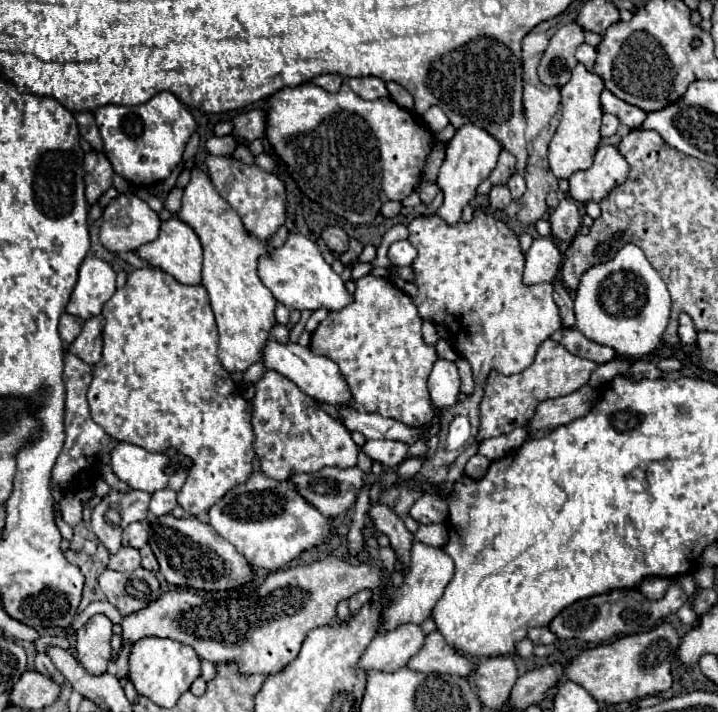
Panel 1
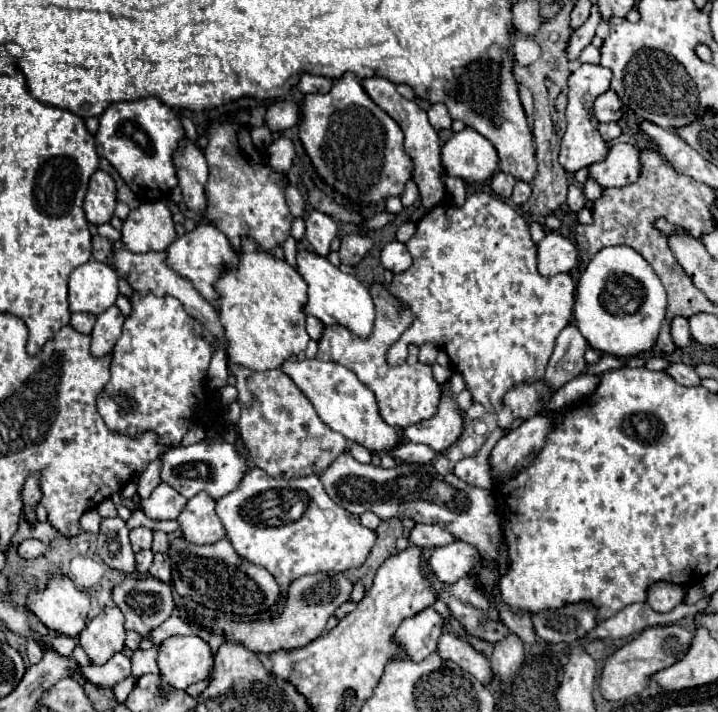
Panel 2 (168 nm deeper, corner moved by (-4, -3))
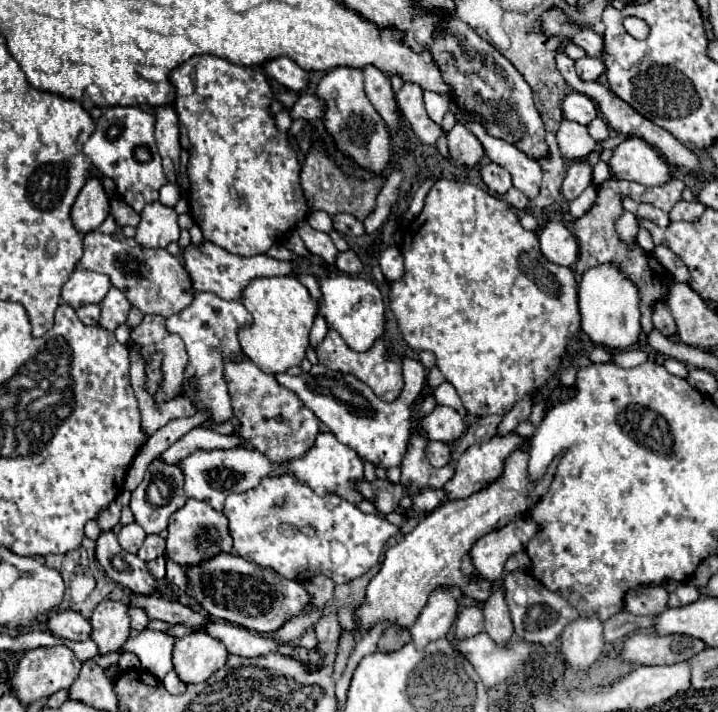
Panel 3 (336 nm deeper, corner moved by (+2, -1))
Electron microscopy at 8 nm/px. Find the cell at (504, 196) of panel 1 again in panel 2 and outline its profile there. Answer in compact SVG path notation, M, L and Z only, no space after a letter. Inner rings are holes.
M497 171L493 177L491 177L491 189L497 197L503 197L503 199L509 199L511 197L511 191L513 191L513 185L515 185L515 177L513 175L507 175L503 171Z

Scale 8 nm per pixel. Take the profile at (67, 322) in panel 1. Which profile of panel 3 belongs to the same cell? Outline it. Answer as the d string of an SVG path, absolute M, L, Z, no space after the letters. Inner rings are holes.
M97 303L95 305L83 305L77 309L77 315L85 325L97 325L99 315L101 315L101 305L97 305Z

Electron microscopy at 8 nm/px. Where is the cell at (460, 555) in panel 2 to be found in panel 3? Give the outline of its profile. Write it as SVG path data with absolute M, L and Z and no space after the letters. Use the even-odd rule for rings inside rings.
M517 519L503 529L483 535L471 549L475 569L489 581L499 581L505 575L505 563L511 555L525 551L527 543L539 533L535 519Z

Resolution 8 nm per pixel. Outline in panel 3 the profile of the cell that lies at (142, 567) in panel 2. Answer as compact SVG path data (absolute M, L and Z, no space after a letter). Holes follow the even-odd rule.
M147 535L137 557L143 561L153 561L165 553L165 539L161 535Z

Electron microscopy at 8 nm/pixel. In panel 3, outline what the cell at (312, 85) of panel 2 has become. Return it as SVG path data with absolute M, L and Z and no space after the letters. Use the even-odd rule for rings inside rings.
M275 57L271 61L265 61L261 65L261 71L265 71L267 77L279 81L291 91L301 91L307 85L307 73L287 57Z

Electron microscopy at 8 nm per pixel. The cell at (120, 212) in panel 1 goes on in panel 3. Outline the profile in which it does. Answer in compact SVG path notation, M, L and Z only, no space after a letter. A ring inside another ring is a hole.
M151 203L141 213L141 223L137 227L137 243L143 247L167 247L169 243L179 239L179 225L177 225L177 213L171 207L157 203Z

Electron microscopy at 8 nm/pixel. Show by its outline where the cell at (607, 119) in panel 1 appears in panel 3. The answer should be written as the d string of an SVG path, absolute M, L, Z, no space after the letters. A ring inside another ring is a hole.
M601 117L593 119L593 121L587 125L587 131L589 131L589 135L591 135L595 141L605 141L605 139L609 137L609 127L607 127L607 123L605 123Z

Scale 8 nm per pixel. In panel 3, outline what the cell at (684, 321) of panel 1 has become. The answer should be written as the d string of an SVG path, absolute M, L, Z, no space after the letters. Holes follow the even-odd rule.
M657 301L653 307L653 325L657 331L661 331L665 337L673 337L677 333L675 319L667 307L665 301Z

